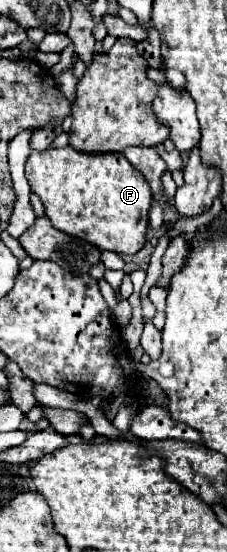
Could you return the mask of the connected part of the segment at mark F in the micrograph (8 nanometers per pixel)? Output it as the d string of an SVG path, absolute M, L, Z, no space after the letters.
M70 146L32 152L26 162L26 178L30 190L40 196L46 216L54 228L82 238L98 246L98 250L110 250L116 254L136 254L144 246L148 232L148 212L154 202L154 194L146 178L142 178L142 174L124 158L124 154L84 154Z

